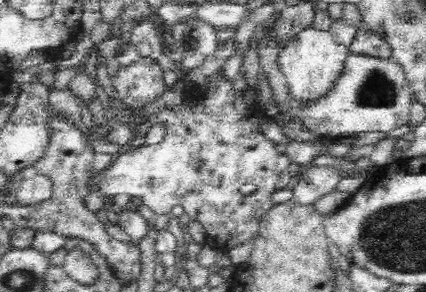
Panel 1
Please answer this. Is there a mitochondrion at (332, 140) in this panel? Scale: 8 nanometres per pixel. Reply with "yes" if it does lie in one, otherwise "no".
no

